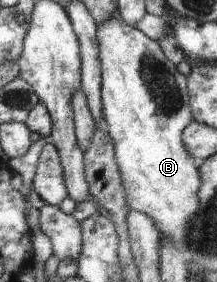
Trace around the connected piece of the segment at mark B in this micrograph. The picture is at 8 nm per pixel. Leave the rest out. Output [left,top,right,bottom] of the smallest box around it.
[97,17,201,245]

